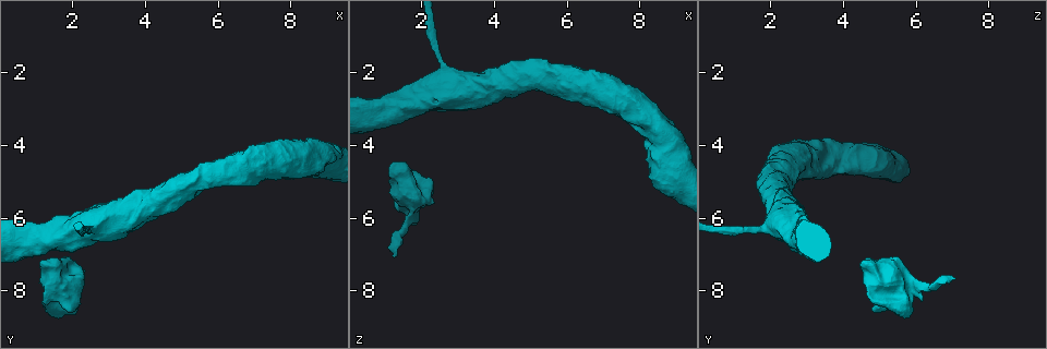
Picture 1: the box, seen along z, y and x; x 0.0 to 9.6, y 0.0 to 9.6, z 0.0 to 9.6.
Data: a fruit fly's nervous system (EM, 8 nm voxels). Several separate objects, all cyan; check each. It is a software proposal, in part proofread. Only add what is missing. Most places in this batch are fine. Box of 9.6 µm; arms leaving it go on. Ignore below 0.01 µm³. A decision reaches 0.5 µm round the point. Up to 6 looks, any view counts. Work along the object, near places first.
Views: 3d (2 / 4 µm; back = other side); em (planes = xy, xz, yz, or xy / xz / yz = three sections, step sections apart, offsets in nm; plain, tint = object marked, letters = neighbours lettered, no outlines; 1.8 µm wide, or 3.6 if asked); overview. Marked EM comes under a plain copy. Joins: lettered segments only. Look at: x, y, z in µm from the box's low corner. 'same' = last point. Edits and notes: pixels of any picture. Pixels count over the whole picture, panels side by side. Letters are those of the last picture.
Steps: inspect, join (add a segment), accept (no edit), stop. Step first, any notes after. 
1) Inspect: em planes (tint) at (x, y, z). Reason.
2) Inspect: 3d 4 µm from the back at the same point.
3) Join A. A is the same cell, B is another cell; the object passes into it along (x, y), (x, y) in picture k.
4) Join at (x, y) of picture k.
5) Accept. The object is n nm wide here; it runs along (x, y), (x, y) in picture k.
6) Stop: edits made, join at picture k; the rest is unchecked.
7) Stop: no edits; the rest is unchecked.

Inspect: 3d 2 µm at (1.05, 7.20, 4.60). Thick end.

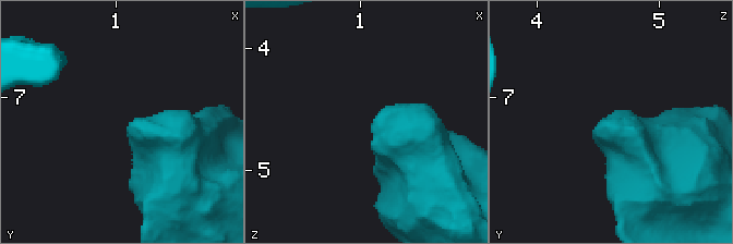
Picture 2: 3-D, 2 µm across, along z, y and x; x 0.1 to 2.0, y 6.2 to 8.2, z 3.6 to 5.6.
Inspect: em yz step 4 (letters) at (1.10, 7.28, 4.62).

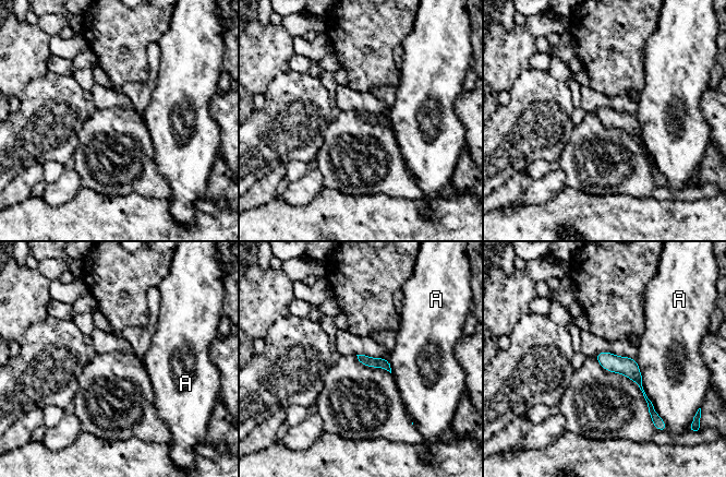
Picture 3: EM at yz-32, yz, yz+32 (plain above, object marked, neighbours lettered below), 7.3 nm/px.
Accept. A is another cell; a border runs along (634, 359), (642, 389), (660, 416) in picture 3; none of them fits.

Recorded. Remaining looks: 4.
Inspect: em 3.6 µm planes (letters) at (1.55, 8.75, 5.65). Thick end.

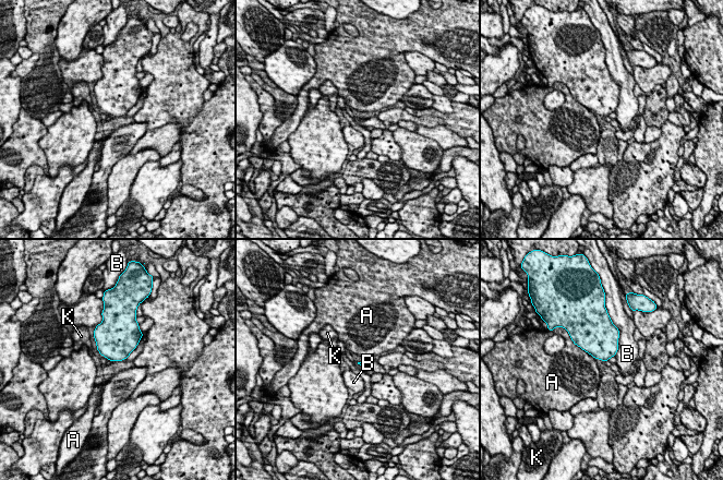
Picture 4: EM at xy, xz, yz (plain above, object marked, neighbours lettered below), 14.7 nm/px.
Accept. A, B and K are other cells; a border runs along (571, 339), (594, 359) in picture 4; no lettered segment goes on from it.

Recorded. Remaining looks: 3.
Inspect: 3d 4 µm at (1.20, 7.65, 7.15). Free end.

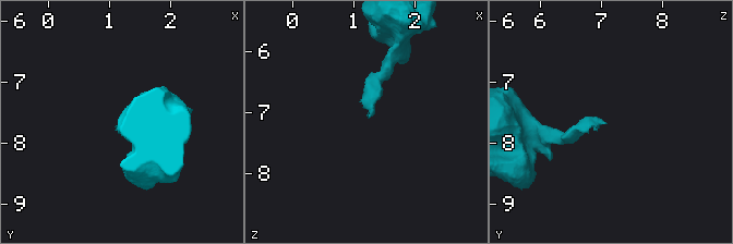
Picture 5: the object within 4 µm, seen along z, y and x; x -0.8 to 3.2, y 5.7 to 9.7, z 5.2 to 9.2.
Inspect: em xy step 4 (letters) at (1.25, 7.65, 7.05). Now the EM.

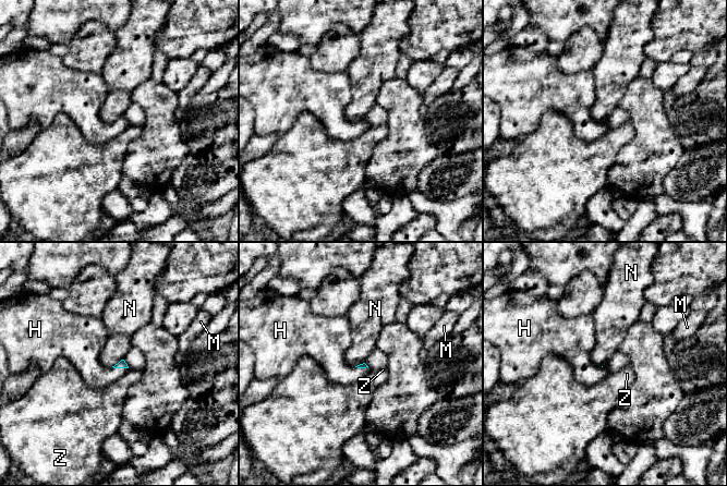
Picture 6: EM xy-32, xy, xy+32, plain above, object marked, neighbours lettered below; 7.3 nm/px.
Inspect: em planes (letters) at the same point.

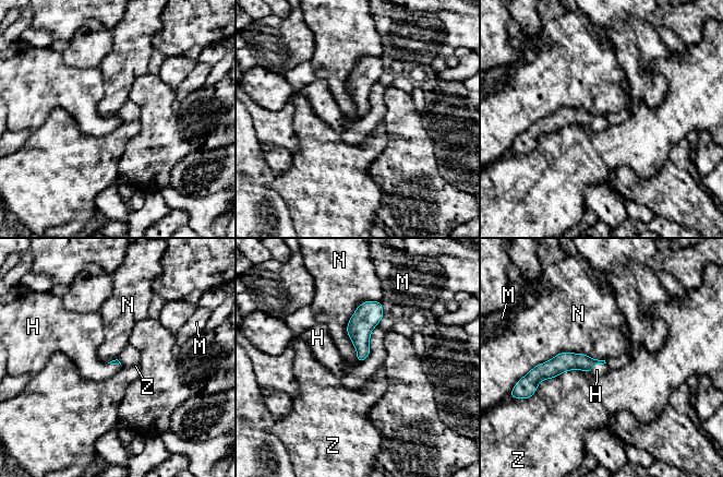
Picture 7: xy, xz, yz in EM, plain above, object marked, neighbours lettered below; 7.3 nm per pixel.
Join H. H is the same cell, M, N and Z are other cells; it goes on there.

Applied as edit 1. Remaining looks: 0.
Stop: edits made, join at picture 7; the rest is unchecked.

